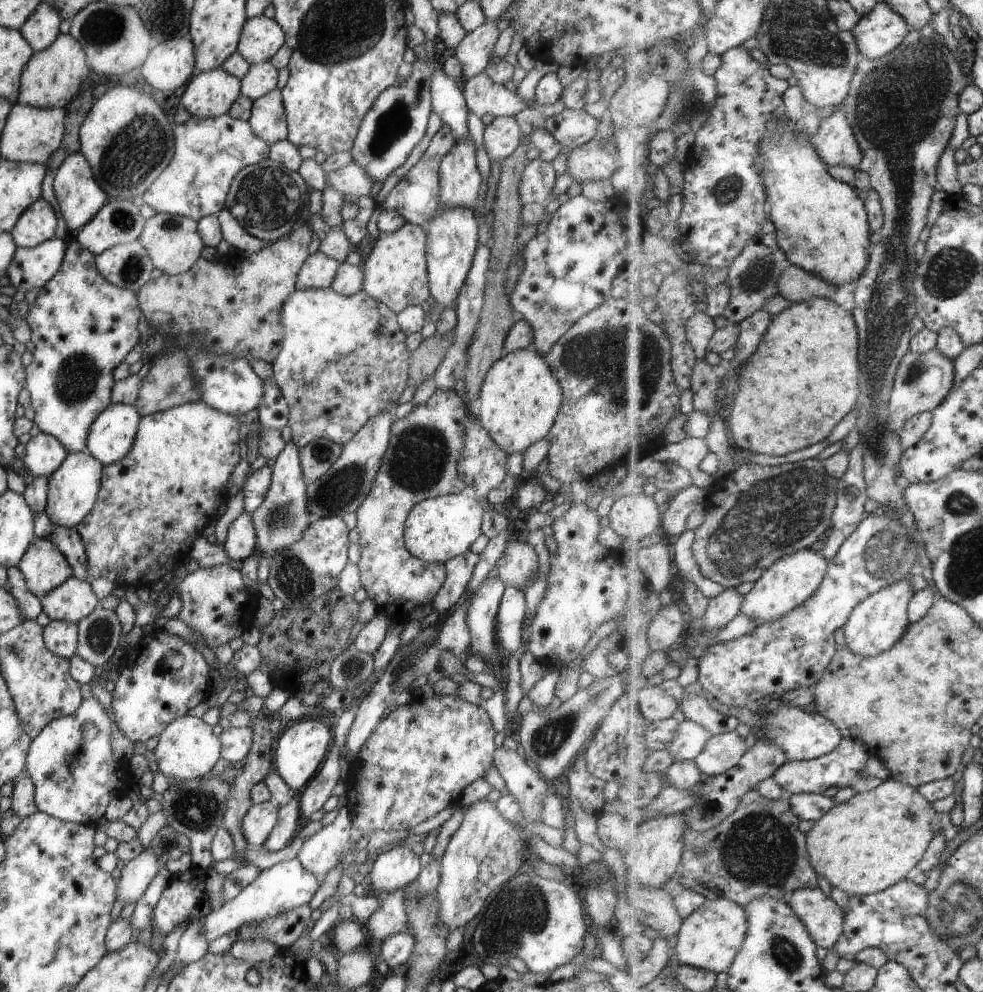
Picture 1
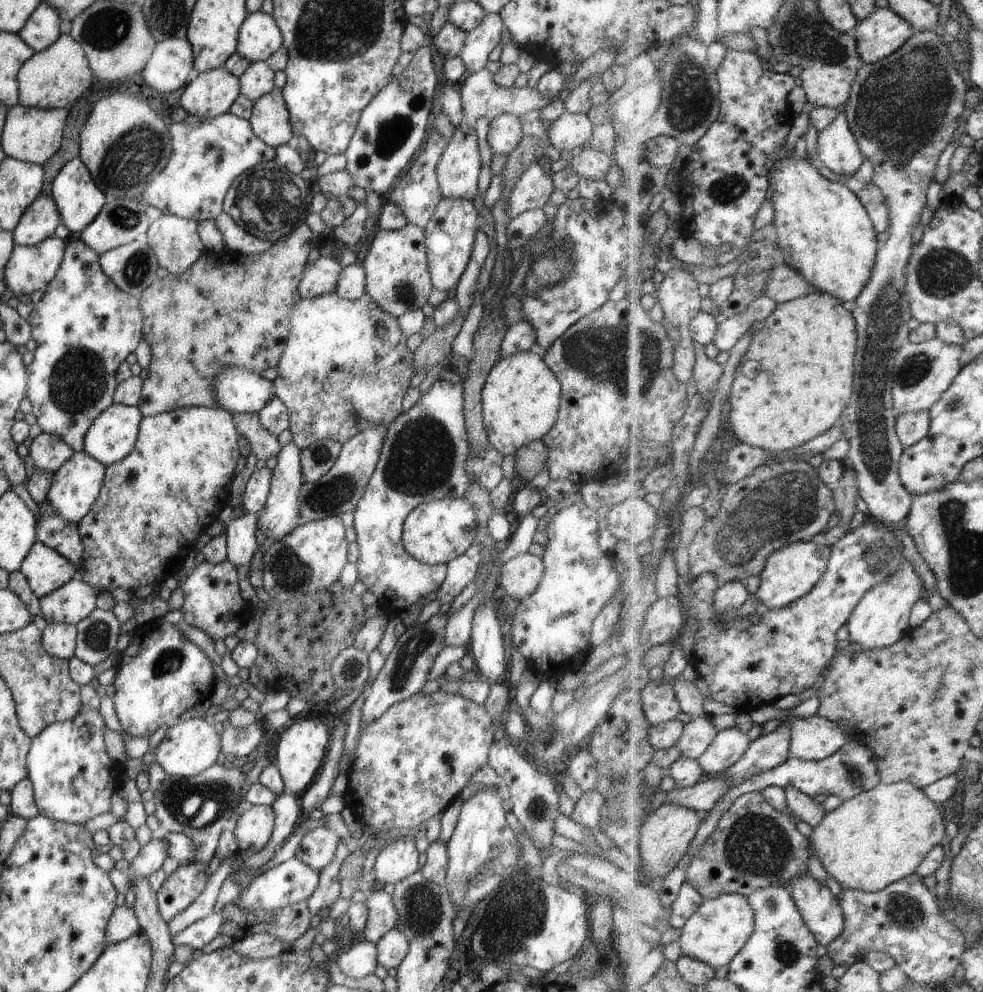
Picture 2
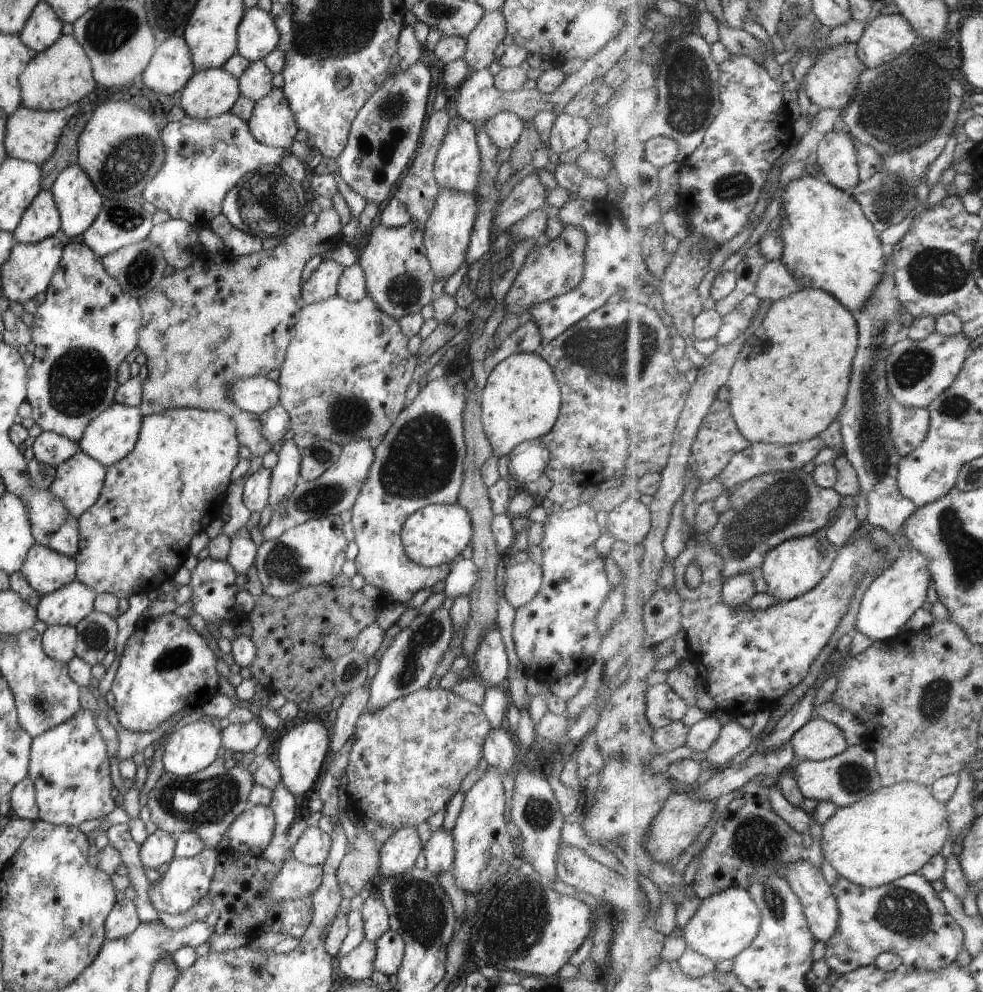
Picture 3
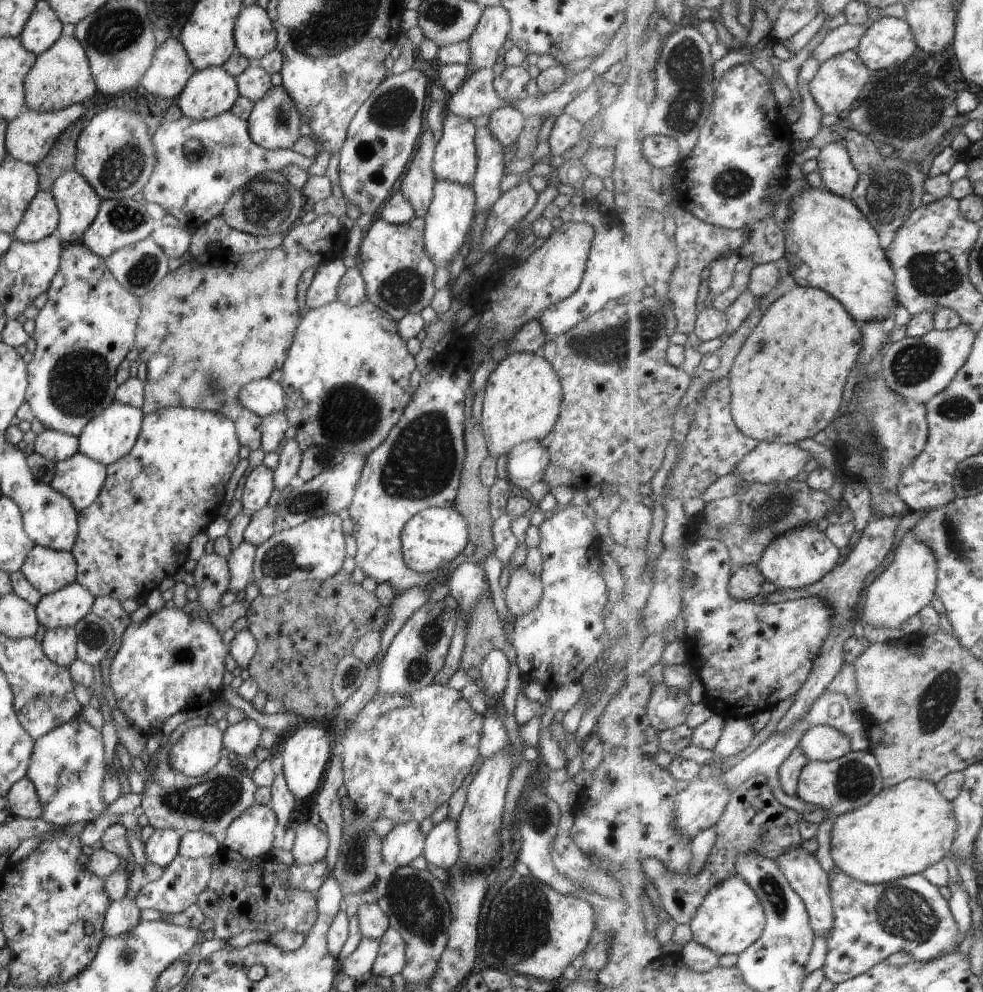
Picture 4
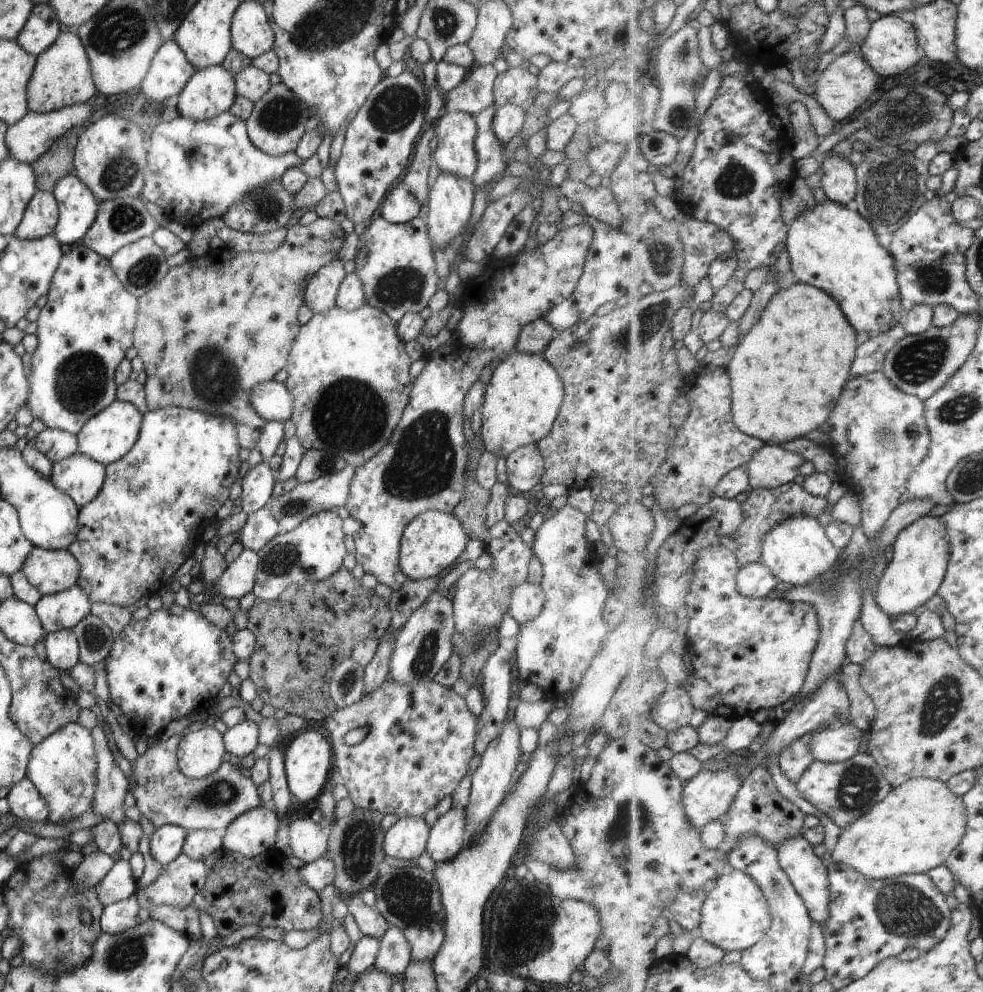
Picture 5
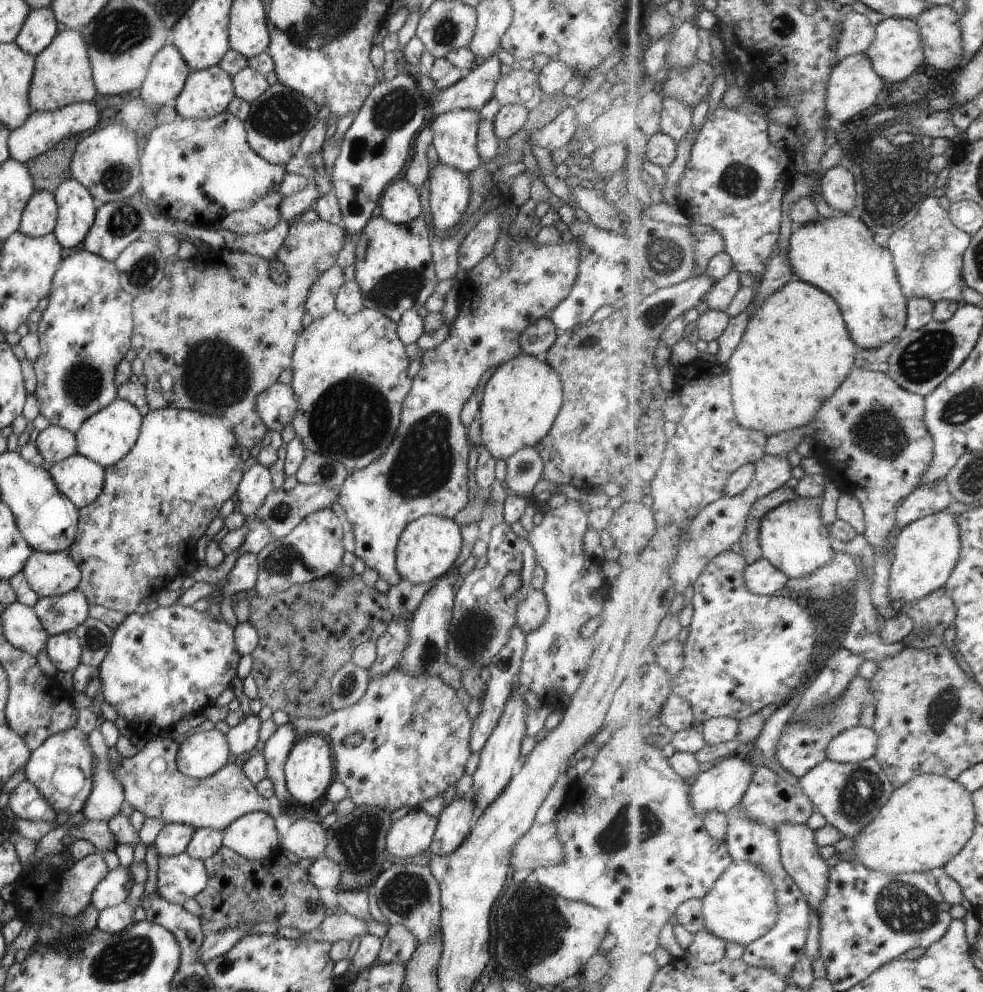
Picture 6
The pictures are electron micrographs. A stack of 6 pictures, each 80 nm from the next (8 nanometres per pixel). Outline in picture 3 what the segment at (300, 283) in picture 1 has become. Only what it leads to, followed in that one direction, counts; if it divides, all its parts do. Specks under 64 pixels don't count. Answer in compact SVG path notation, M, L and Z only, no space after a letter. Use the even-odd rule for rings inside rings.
M322 259L300 288L304 304L313 304L335 296L338 278L343 269L344 266L334 260Z

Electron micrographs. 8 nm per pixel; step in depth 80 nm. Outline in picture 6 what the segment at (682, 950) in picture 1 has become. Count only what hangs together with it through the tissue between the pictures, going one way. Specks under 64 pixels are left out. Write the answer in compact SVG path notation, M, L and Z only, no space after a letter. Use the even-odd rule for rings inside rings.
M752 862L731 863L730 868L715 883L714 889L703 899L706 928L725 942L746 947L769 934L777 924L780 906L777 887L770 874Z

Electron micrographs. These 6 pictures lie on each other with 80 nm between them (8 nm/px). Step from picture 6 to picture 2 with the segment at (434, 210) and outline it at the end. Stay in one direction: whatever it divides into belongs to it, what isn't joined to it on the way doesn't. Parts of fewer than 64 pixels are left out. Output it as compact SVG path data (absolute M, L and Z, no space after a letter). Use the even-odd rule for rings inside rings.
M441 198L433 215L424 227L424 252L430 284L439 291L449 292L457 286L473 248L475 232L478 230L478 212L472 202L461 198Z

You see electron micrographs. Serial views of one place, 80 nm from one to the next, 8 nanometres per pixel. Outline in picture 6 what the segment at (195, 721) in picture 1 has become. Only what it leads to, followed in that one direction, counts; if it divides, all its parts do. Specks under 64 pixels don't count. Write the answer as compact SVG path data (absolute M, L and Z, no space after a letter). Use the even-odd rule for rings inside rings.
M217 729L198 731L178 744L177 770L192 779L204 779L226 762L230 750L225 735Z

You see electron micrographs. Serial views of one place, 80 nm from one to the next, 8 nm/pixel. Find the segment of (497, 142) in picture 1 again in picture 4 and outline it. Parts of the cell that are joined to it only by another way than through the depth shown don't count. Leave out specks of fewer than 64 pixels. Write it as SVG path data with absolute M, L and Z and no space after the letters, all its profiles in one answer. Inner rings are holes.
M511 105L496 108L488 116L488 129L501 146L510 145L519 136L524 116Z

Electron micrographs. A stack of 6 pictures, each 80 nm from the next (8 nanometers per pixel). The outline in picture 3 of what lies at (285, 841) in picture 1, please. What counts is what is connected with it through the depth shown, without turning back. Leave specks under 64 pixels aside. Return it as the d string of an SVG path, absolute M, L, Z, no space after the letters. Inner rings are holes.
M281 782L272 791L269 804L274 817L272 836L287 834L291 826L298 819L295 815L295 799L296 797L290 794Z

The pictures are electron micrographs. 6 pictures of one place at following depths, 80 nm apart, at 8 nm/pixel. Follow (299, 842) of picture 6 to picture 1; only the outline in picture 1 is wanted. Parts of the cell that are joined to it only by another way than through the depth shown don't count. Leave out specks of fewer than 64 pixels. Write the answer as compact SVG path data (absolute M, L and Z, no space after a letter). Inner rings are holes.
M346 806L339 808L335 820L319 828L301 844L296 860L303 870L311 872L319 882L323 876L339 864L348 848L351 820Z

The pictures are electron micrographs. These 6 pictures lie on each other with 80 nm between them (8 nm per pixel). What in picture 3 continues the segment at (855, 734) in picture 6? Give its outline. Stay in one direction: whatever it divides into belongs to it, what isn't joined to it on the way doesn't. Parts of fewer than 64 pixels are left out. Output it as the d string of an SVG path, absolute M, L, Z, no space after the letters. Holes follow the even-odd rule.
M815 716L793 736L791 746L800 761L825 761L843 754L850 745L837 724Z

